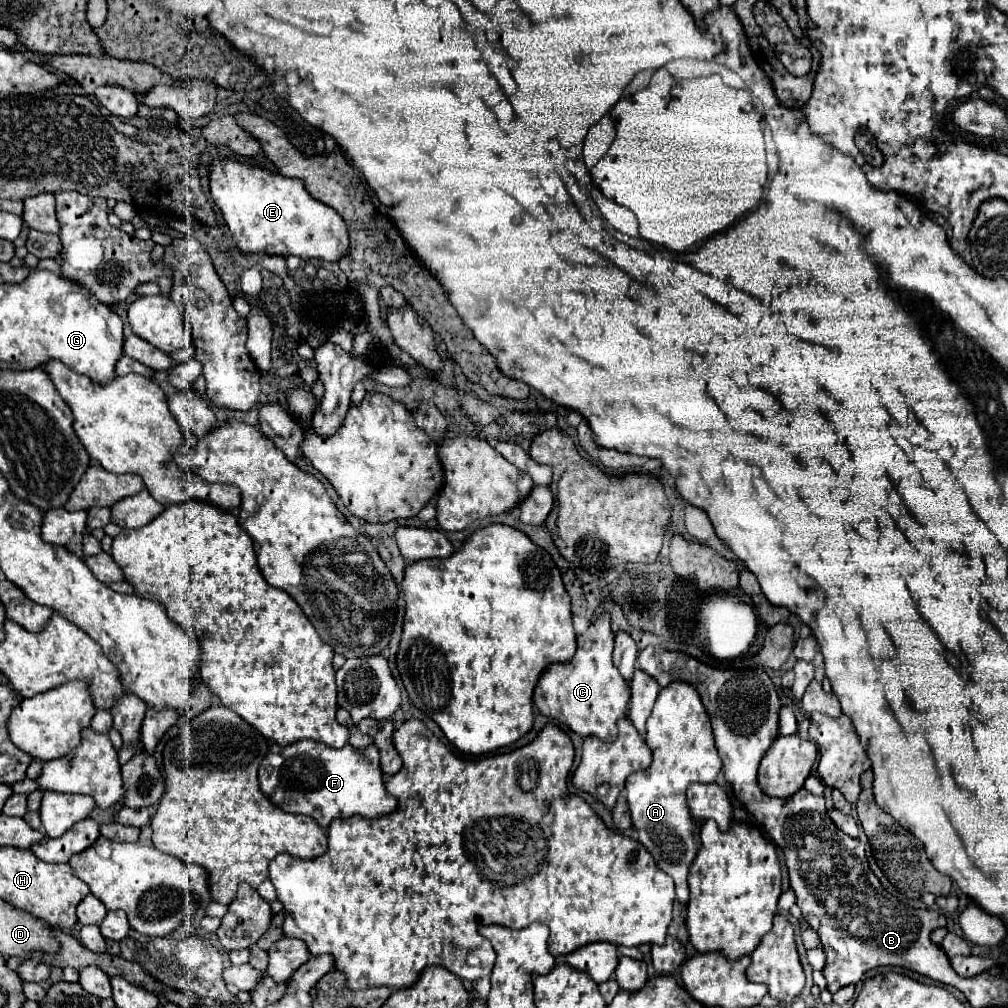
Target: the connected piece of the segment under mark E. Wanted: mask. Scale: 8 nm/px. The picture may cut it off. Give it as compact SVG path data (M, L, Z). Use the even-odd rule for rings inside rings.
M215 159L211 165L211 195L243 253L265 253L277 257L297 255L301 259L339 261L349 253L347 225L329 205L313 199L291 177L281 177L235 159Z

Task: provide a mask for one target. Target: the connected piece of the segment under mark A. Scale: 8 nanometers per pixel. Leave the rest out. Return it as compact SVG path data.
M673 681L659 693L647 721L645 741L653 751L653 763L643 771L643 777L641 773L633 773L627 779L625 797L639 841L653 855L657 867L673 877L677 899L685 905L689 899L687 871L701 847L697 837L701 823L693 821L685 791L691 783L713 783L721 771L711 721L693 687Z

